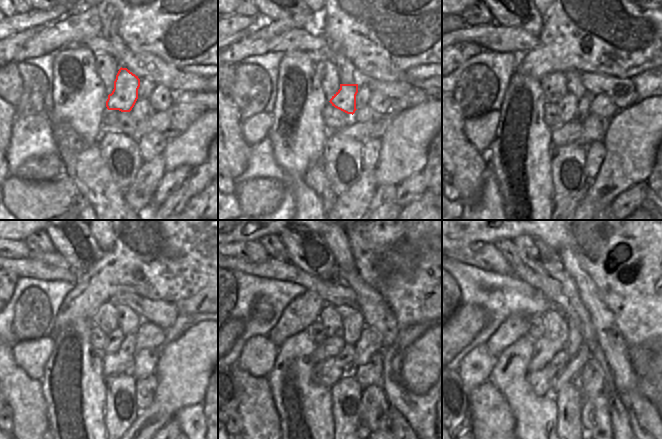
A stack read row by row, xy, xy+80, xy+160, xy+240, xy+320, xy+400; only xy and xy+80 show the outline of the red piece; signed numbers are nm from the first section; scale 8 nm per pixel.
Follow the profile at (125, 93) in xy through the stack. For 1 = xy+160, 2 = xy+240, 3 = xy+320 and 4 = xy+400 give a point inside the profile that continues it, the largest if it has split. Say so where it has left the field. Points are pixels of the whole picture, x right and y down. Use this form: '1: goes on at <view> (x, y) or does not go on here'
1: goes on at xy+160 (568, 106)
2: goes on at xy+240 (115, 338)
3: goes on at xy+320 (331, 347)
4: goes on at xy+400 (544, 350)

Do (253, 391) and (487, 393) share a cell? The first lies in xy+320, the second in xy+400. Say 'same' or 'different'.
same

